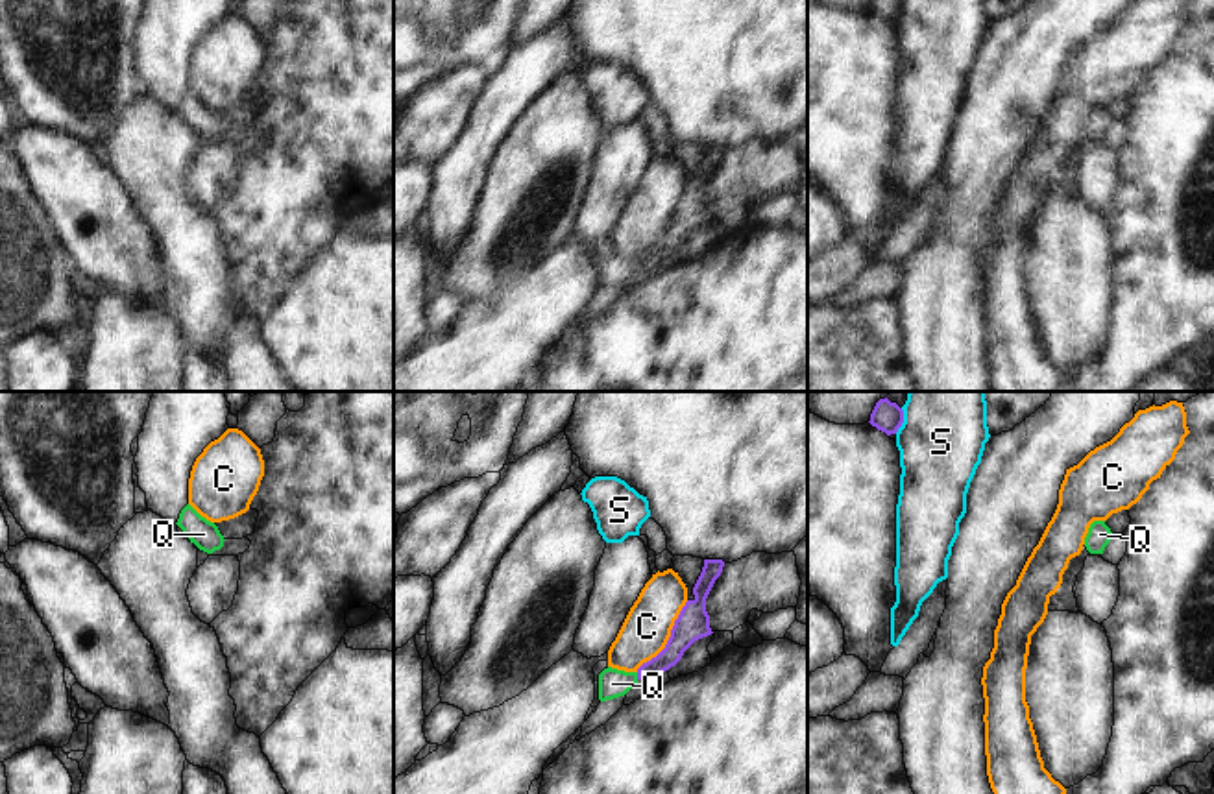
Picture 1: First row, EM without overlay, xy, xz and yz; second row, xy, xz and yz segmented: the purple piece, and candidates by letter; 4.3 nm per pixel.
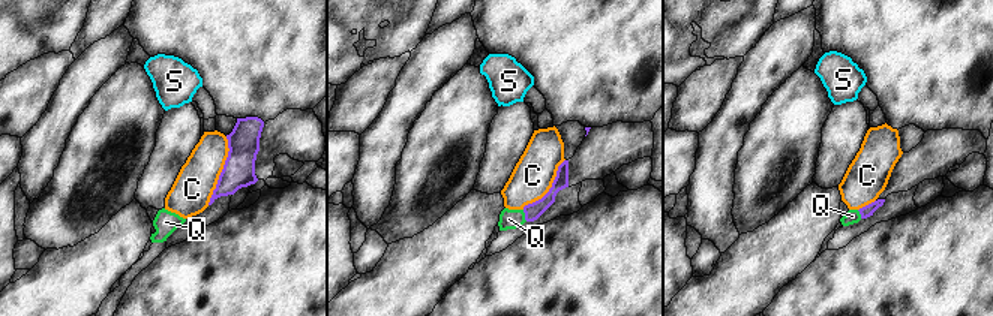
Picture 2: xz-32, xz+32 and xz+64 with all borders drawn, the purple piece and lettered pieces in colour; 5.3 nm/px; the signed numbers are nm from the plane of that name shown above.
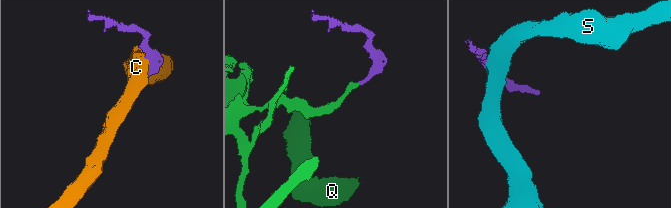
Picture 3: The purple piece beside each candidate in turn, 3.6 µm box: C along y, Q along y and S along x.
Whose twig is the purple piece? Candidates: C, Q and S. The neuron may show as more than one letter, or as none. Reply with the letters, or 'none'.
Q.

